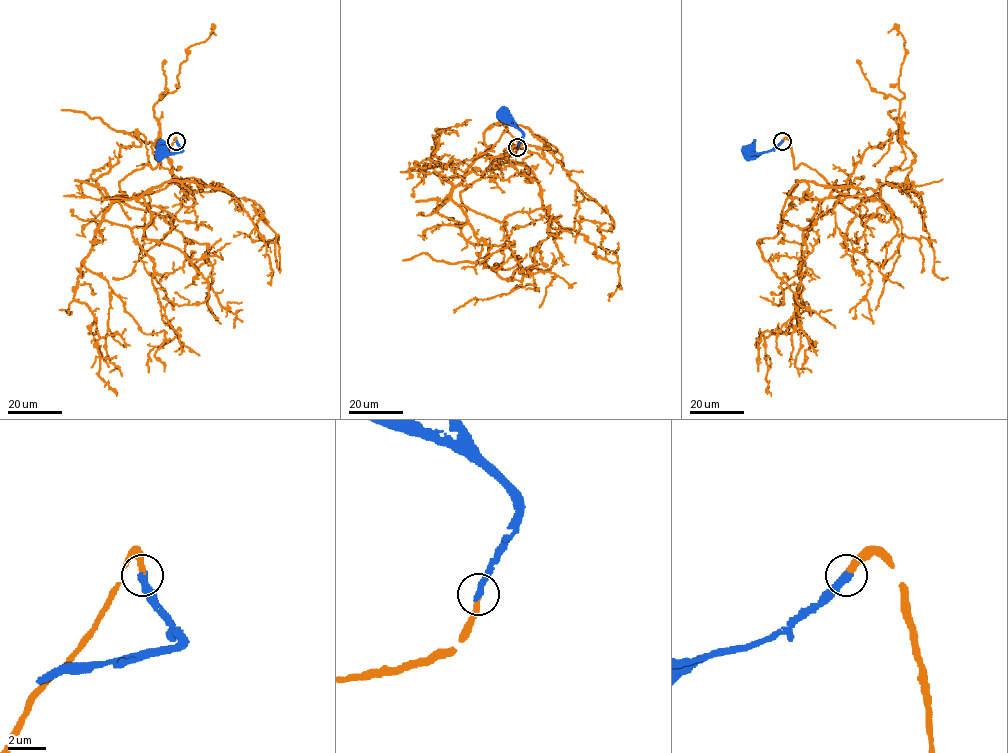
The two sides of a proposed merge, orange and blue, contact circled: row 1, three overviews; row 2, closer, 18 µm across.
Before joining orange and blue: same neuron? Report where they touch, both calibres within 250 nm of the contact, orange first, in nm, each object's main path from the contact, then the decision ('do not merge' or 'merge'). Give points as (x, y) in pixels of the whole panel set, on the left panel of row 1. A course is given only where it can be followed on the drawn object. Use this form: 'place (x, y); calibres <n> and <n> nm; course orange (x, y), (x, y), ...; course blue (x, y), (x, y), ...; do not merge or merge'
place (176, 141); calibres 280 and 400 nm; course orange (176, 140), (110, 197), (139, 198), (167, 182), (228, 190), (266, 245), (270, 285); course blue (176, 141), (182, 151), (166, 153), (161, 150); merge

